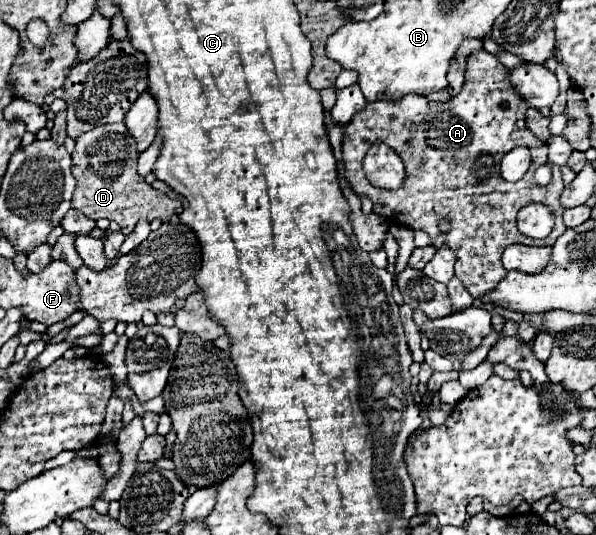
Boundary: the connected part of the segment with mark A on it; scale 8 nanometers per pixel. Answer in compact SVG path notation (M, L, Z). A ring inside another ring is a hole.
M477 50L467 58L461 92L449 102L441 104L431 102L425 96L405 96L399 104L367 104L351 118L343 134L341 160L351 190L359 198L367 196L373 202L373 212L385 216L389 222L427 232L435 248L449 244L457 254L455 276L465 284L473 298L489 294L507 276L507 270L501 266L501 254L507 246L553 246L565 232L563 208L559 204L565 186L561 170L551 164L551 182L547 186L535 184L533 172L541 164L547 164L547 146L529 132L525 112L527 104L507 80L507 68L499 64L493 54ZM375 142L391 146L405 164L407 176L399 190L377 190L367 180L363 158ZM519 144L531 150L533 160L527 174L513 184L499 176L499 164L501 158ZM527 204L545 204L553 212L555 226L547 238L531 240L517 230L515 216ZM443 218L451 220L451 232L447 234L439 232L439 222Z

